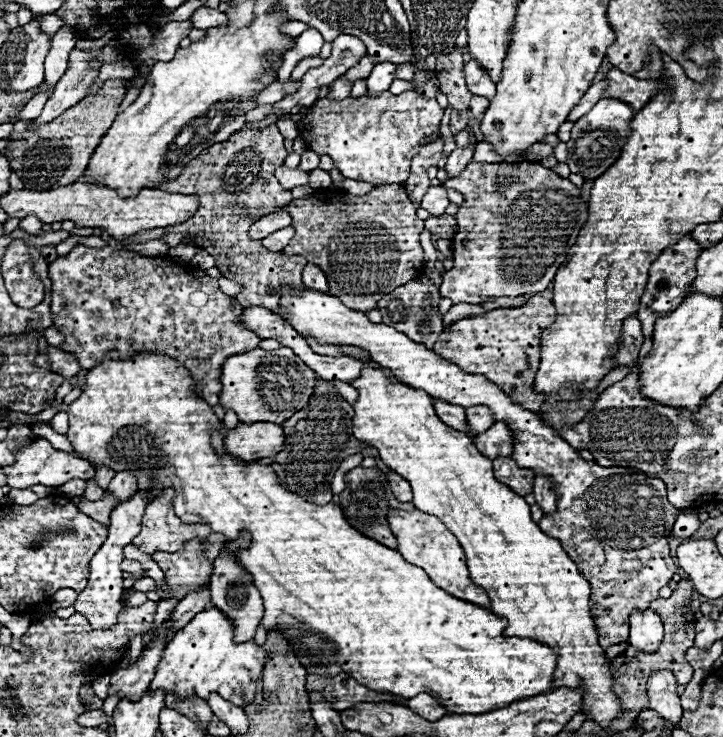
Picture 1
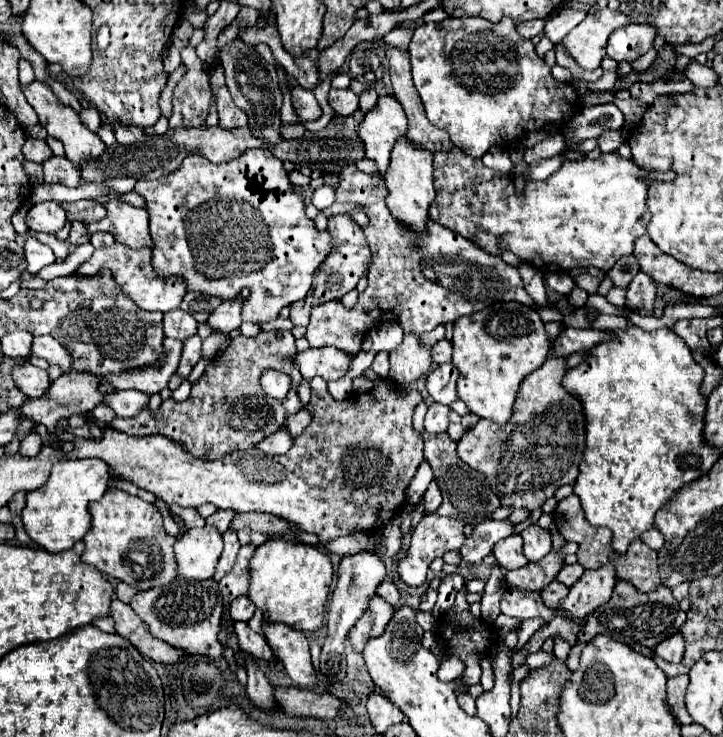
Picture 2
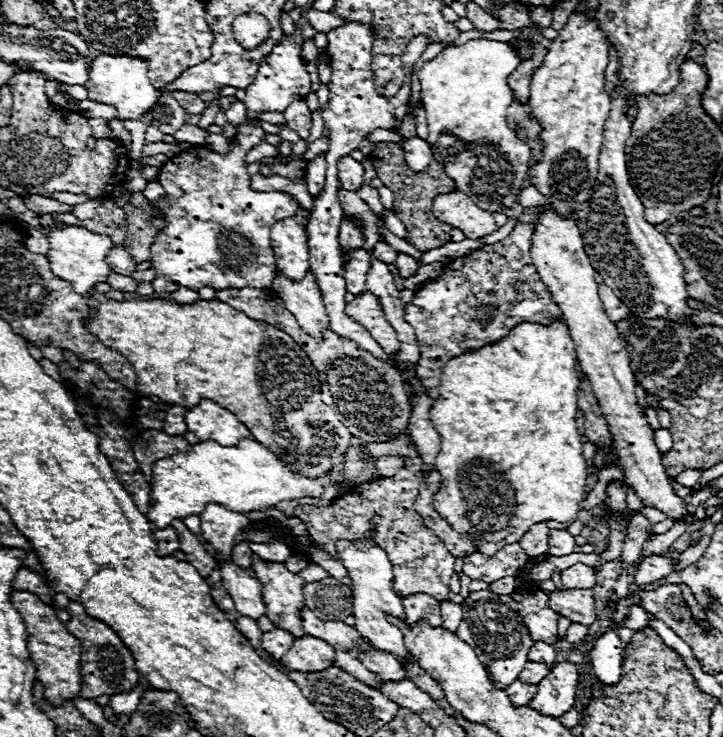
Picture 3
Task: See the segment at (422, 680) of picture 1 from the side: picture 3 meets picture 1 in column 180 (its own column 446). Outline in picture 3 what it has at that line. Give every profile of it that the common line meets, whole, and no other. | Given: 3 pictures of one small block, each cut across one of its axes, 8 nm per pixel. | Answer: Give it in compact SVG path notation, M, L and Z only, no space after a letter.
M556 322L550 326L520 324L520 326L512 328L510 334L506 338L502 338L500 342L496 342L492 346L484 346L476 352L452 358L442 368L440 396L434 400L432 410L430 410L430 420L442 438L442 450L436 456L436 470L442 474L442 482L440 482L438 492L432 498L432 506L436 508L436 512L440 512L440 516L444 516L448 520L448 524L452 524L452 528L456 528L458 532L464 532L476 544L476 550L480 554L490 556L492 552L500 550L504 544L520 542L520 538L524 536L524 532L528 532L528 528L532 524L546 522L546 520L570 524L576 520L576 516L580 512L580 502L584 500L586 486L588 486L588 464L586 464L586 458L582 454L582 442L580 442L580 434L578 434L576 422L574 422L574 416L578 412L576 390L580 386L580 378L574 370L574 364L576 364L574 342L568 336L566 324Z

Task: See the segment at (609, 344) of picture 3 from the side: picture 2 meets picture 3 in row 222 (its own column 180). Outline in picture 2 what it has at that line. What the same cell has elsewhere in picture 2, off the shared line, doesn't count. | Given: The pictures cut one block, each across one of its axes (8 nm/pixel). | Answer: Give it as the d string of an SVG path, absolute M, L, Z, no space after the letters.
M214 526L186 530L174 544L178 576L194 580L212 578L220 554L222 534Z

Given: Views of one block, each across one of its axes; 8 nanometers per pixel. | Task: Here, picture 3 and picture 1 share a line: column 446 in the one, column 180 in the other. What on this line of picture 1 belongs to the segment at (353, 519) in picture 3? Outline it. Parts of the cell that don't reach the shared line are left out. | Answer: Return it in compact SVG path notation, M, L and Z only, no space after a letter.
M190 540L180 552L154 554L154 560L164 570L170 592L174 592L176 598L184 598L190 590L198 588L212 576L212 564L208 562L206 552L200 550L202 544L204 540Z

